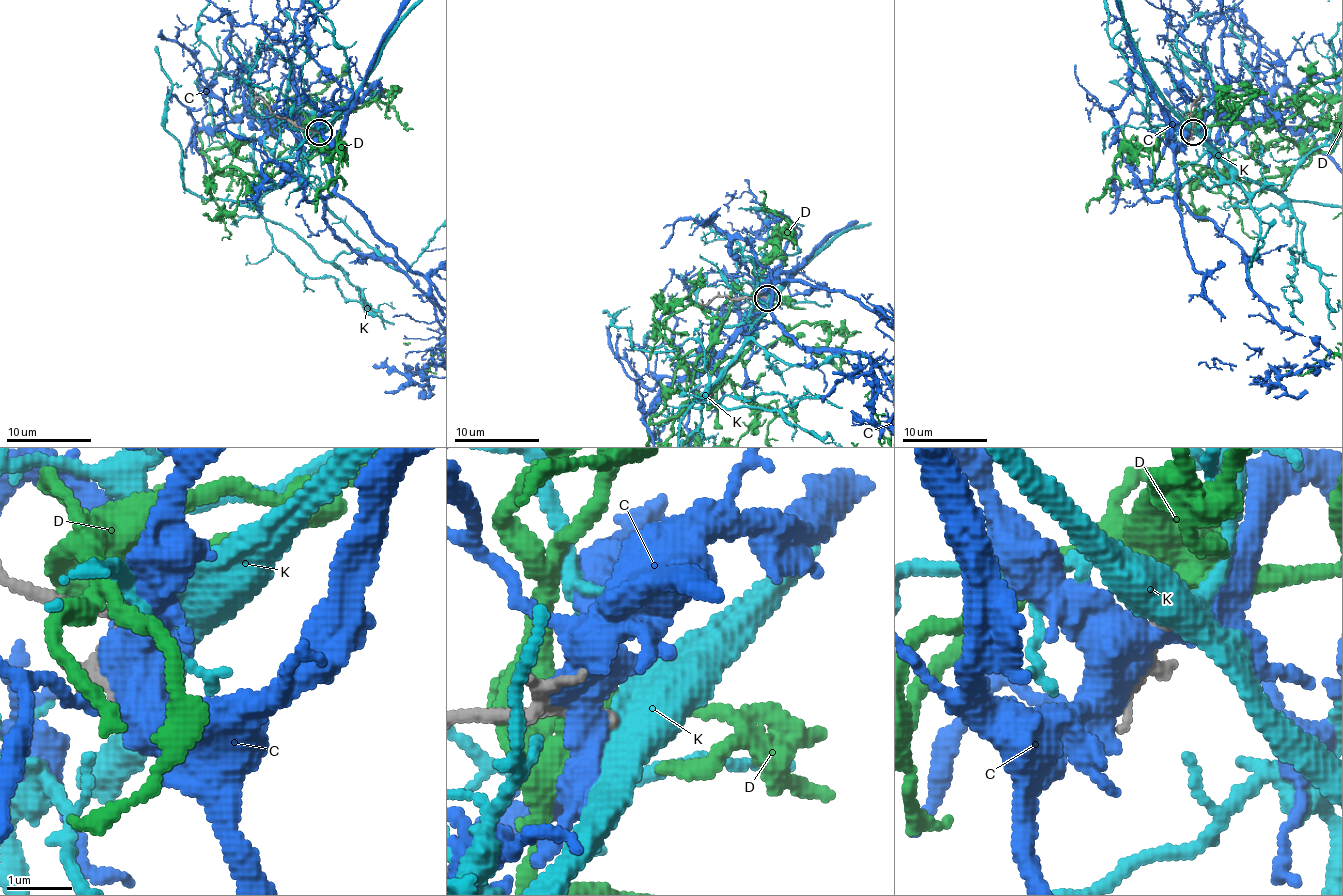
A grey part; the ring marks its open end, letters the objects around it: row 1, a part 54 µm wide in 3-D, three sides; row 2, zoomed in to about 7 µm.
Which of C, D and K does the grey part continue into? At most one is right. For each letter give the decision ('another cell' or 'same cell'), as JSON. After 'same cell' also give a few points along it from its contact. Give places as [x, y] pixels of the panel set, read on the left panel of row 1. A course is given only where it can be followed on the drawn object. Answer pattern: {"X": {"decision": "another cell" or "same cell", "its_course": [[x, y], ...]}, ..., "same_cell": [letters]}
{"C": {"decision": "another cell"}, "D": {"decision": "another cell"}, "K": {"decision": "another cell"}, "same_cell": []}

